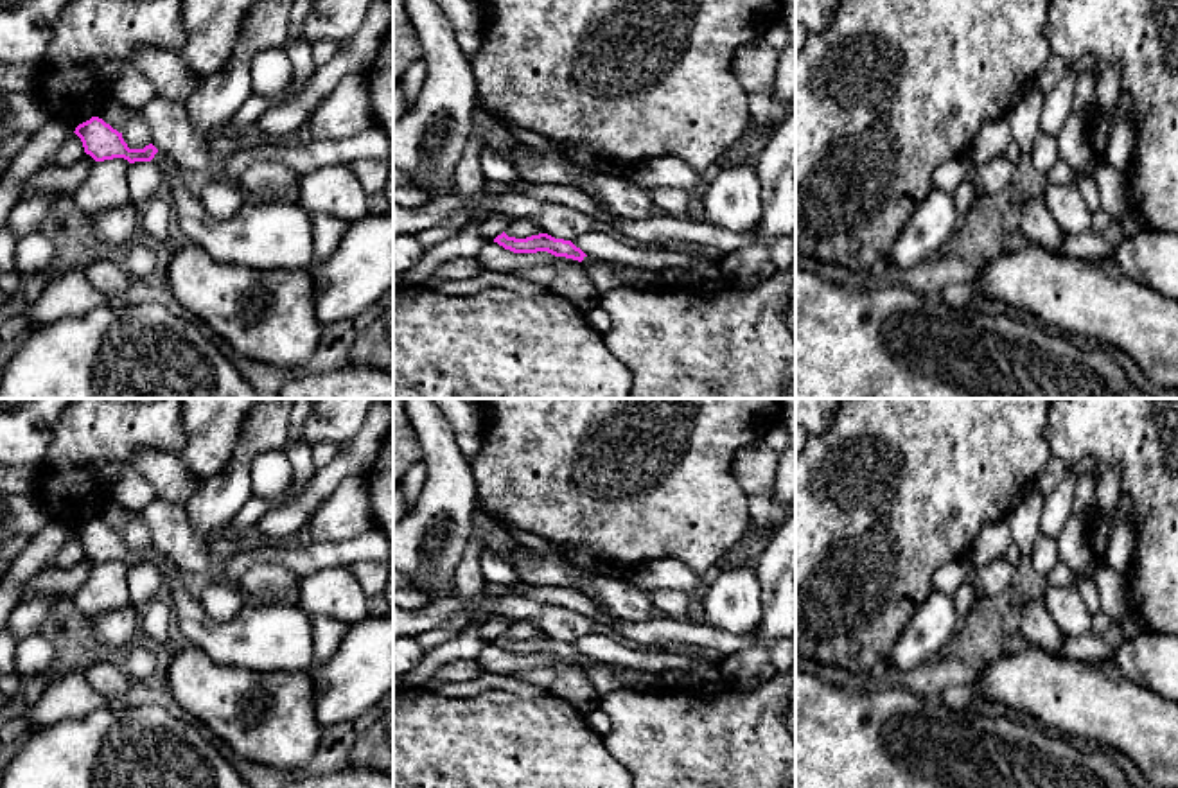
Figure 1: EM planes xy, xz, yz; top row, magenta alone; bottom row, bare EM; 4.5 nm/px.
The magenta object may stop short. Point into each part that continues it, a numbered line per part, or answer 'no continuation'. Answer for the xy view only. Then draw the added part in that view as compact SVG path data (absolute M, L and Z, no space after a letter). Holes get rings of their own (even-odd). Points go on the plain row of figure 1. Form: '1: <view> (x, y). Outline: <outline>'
no continuation

